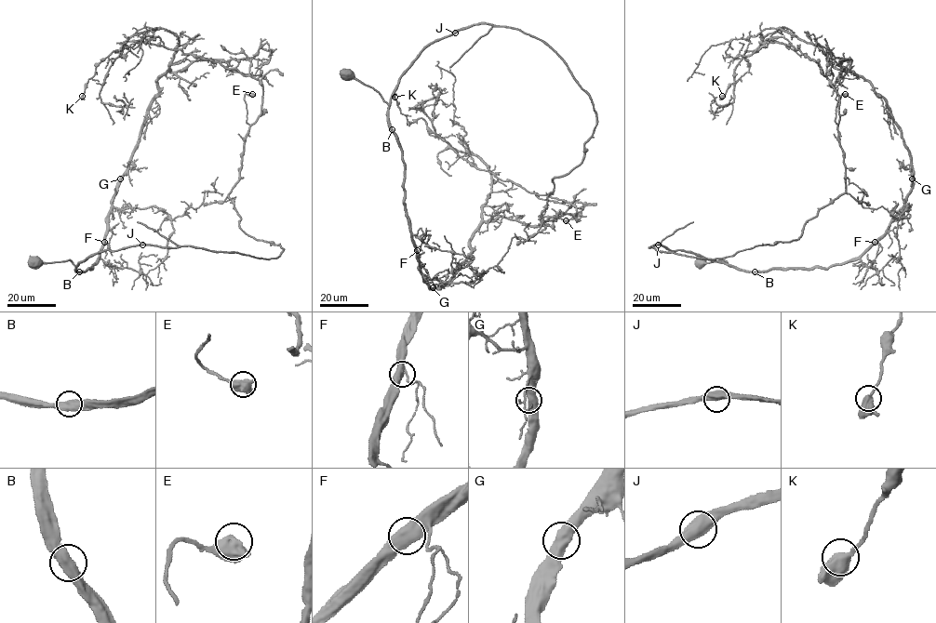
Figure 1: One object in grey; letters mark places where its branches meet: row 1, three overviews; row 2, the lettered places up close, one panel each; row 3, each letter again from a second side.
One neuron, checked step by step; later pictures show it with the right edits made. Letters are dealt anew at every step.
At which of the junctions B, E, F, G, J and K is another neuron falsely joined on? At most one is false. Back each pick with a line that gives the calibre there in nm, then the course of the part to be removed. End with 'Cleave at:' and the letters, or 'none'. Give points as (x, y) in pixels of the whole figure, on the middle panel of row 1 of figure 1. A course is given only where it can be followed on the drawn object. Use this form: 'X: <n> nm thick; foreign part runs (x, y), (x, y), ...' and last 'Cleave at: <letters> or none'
Cleave at: none

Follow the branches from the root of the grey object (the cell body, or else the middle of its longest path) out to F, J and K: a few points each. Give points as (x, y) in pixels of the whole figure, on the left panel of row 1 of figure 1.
F: (34, 264), (70, 260), (78, 271), (84, 271), (92, 268), (98, 260), (104, 242)
J: (34, 264), (70, 260), (76, 265), (98, 252), (142, 245)
K: (34, 264), (70, 260), (84, 271), (99, 259), (112, 200), (179, 39), (163, 28), (134, 33), (82, 96)

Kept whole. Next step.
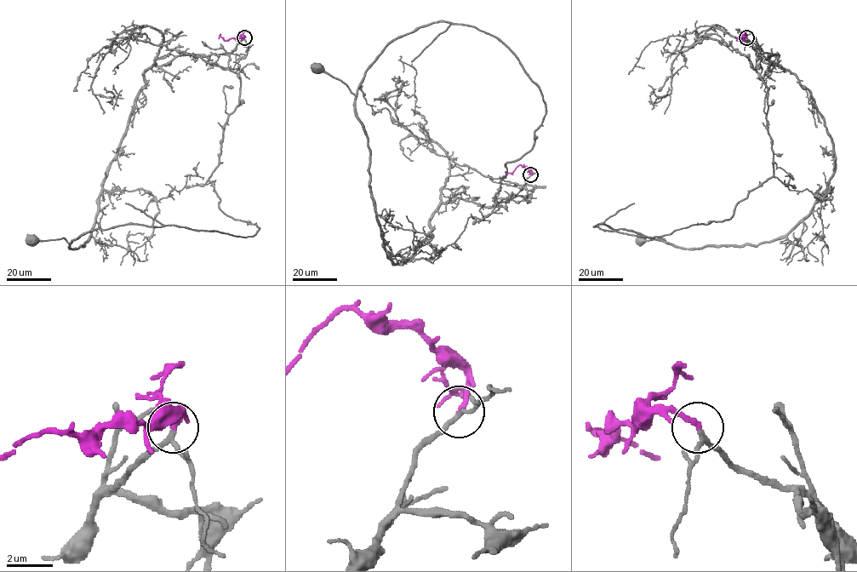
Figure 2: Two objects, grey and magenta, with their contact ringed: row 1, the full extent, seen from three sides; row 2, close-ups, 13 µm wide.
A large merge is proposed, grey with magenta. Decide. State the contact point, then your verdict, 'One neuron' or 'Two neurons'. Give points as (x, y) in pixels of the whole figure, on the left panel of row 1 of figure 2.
Place: (244, 37). One neuron

